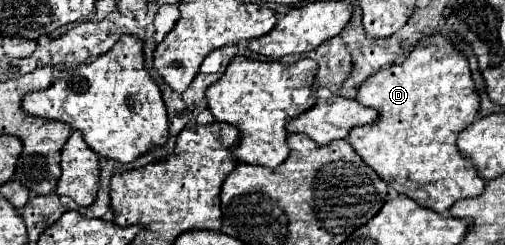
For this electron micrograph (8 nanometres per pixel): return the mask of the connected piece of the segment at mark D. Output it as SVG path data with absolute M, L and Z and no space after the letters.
M430 35L420 39L400 65L390 65L370 75L358 87L356 101L378 109L380 117L370 125L354 127L348 135L348 143L362 157L362 161L366 161L366 165L370 165L390 185L390 189L418 201L436 213L446 213L458 199L476 197L484 191L484 181L478 177L476 169L460 157L456 147L458 133L474 121L474 115L478 115L478 95L466 57L458 53L444 35Z

